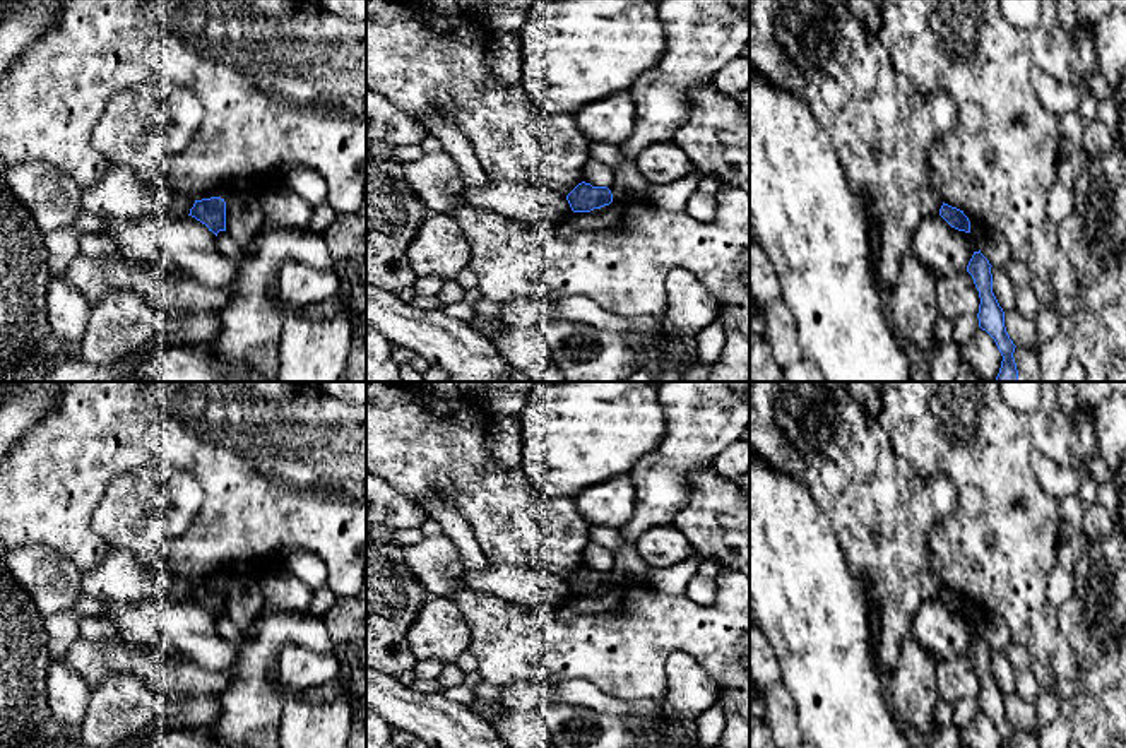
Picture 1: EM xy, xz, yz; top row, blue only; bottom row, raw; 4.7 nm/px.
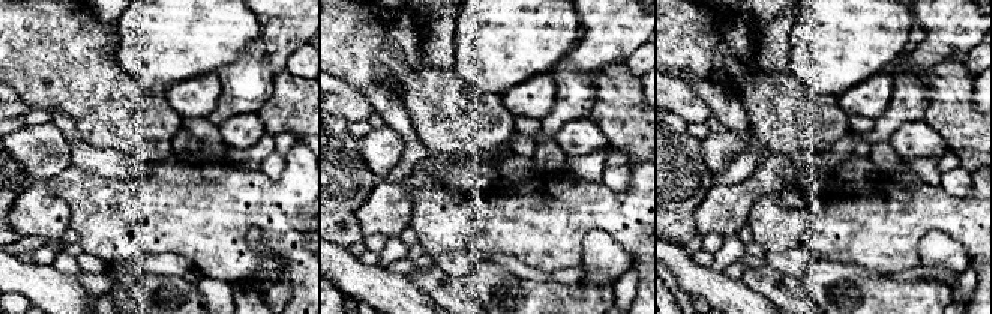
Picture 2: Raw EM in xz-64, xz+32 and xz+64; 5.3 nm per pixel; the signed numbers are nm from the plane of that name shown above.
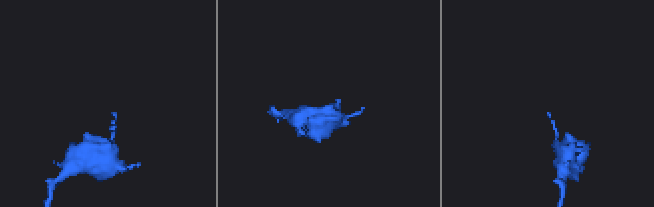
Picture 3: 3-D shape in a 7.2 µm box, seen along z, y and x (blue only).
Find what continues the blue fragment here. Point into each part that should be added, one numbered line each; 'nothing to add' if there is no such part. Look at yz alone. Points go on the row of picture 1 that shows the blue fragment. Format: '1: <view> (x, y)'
nothing to add

